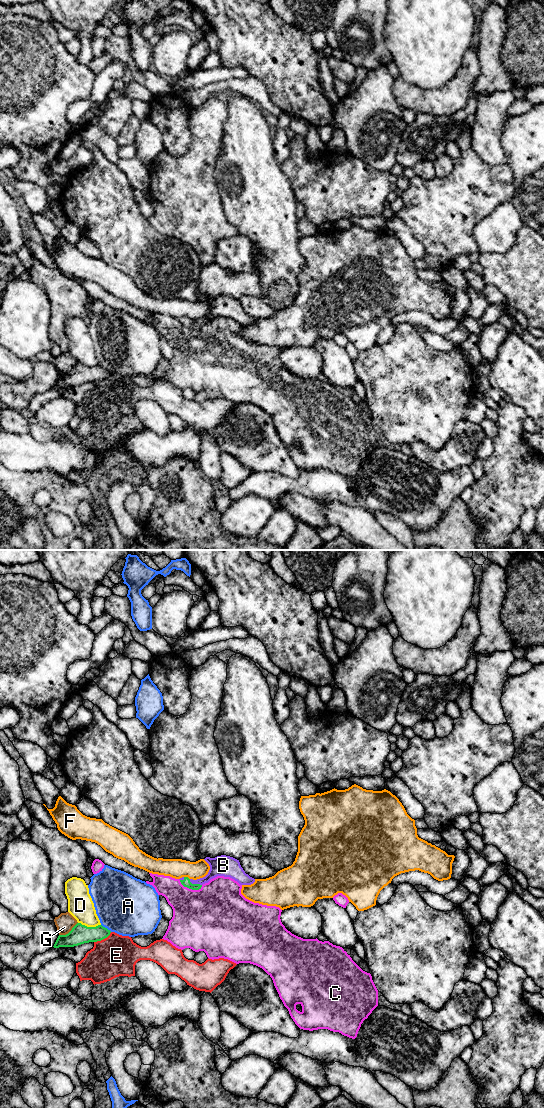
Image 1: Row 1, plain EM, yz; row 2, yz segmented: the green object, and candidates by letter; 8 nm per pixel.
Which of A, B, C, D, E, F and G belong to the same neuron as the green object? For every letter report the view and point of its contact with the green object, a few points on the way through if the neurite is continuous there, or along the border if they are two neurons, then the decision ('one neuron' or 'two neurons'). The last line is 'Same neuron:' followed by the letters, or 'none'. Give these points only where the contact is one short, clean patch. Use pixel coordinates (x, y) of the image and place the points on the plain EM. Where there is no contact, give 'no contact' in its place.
A: meets green in yz at (106, 368); two neurons
B: meets green in yz at (195, 324); runs through yz (186, 322), (195, 324), (206, 319), (219, 306); one neuron
C: meets green in yz at (190, 328); two neurons
D: meets green in yz at (89, 367); border along yz (78, 362), (87, 366), (100, 365); two neurons
E: meets green in yz at (102, 379); two neurons
F: meets green in yz at (187, 317); border along yz (184, 316), (189, 319); two neurons
G: meets green in yz at (69, 372); border along yz (77, 362), (67, 373), (59, 375); two neurons
Same neuron: B

